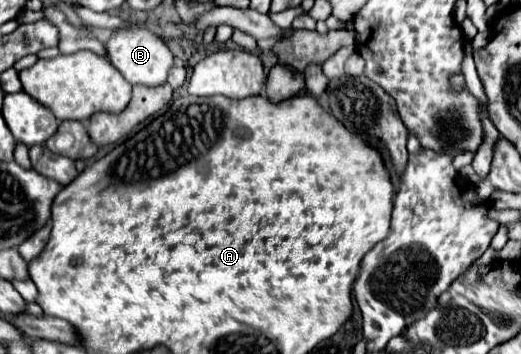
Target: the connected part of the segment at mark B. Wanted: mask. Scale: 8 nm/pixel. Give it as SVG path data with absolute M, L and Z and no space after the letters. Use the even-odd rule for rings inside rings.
M129 27L123 31L115 31L107 41L107 55L109 61L131 85L145 85L145 87L163 85L167 83L167 75L173 67L173 53L165 45L165 41L145 27Z

